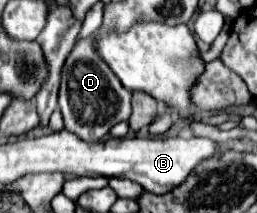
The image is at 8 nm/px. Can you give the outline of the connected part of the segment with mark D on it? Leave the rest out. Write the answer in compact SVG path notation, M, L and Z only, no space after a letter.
M96 34L86 40L80 40L70 52L64 64L58 96L58 106L62 110L66 130L86 142L102 140L114 124L126 120L130 116L130 96L132 96L130 90L126 90L120 84L120 80L116 80L116 76L110 72L110 68L96 56L96 50L92 50L94 38Z

